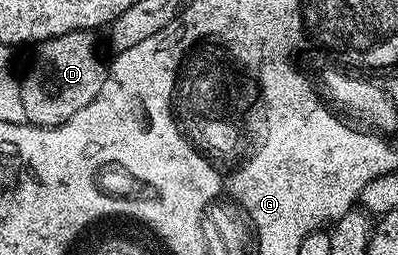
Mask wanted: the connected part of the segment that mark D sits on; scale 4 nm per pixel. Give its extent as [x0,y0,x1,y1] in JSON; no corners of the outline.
[21,32,108,125]

